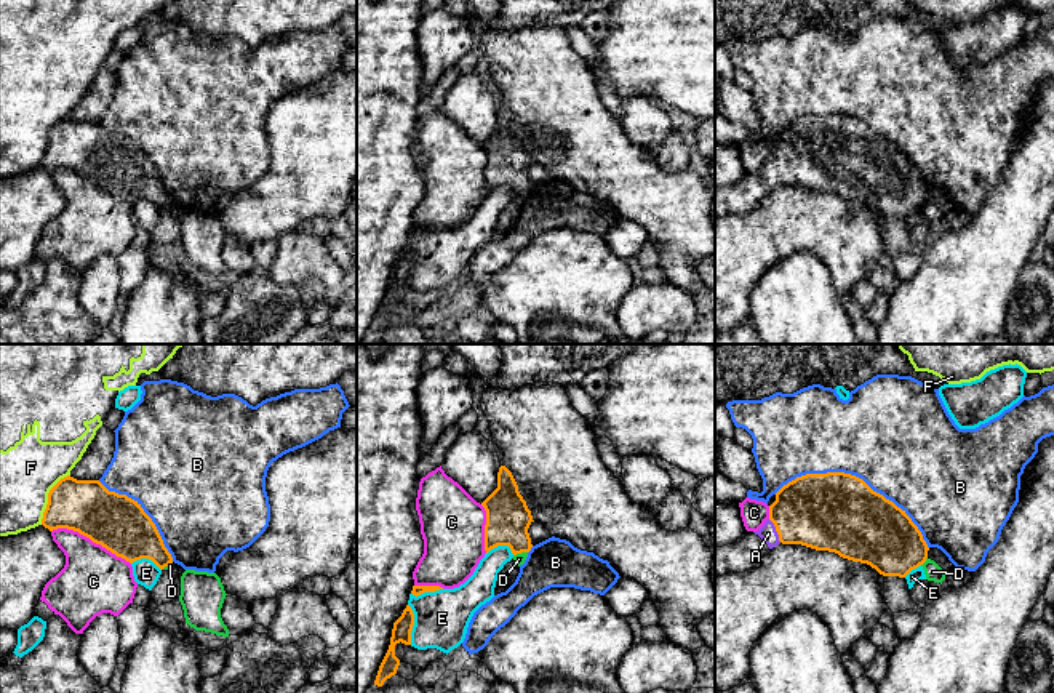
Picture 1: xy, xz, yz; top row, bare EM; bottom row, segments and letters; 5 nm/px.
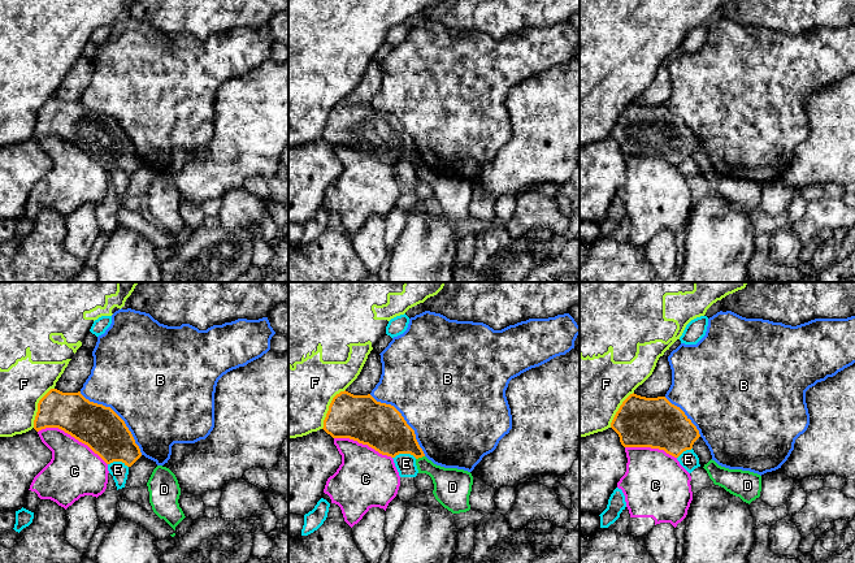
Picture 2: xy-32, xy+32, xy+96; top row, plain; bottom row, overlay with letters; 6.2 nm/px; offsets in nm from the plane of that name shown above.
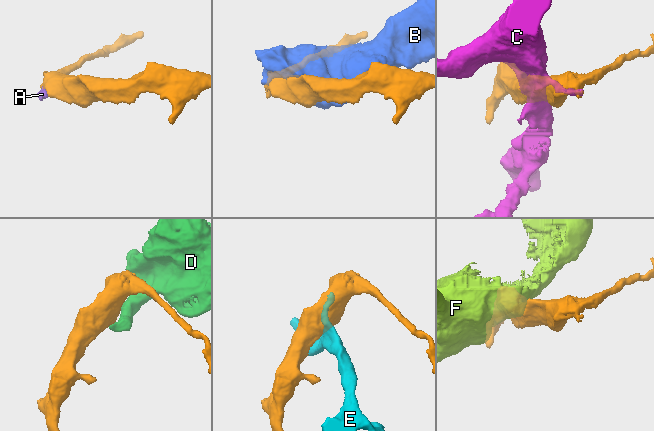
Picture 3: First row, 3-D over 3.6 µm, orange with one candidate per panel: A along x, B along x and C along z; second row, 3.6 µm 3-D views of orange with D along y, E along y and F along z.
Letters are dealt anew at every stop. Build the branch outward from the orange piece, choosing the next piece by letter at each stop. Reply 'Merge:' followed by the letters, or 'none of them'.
Merge: A

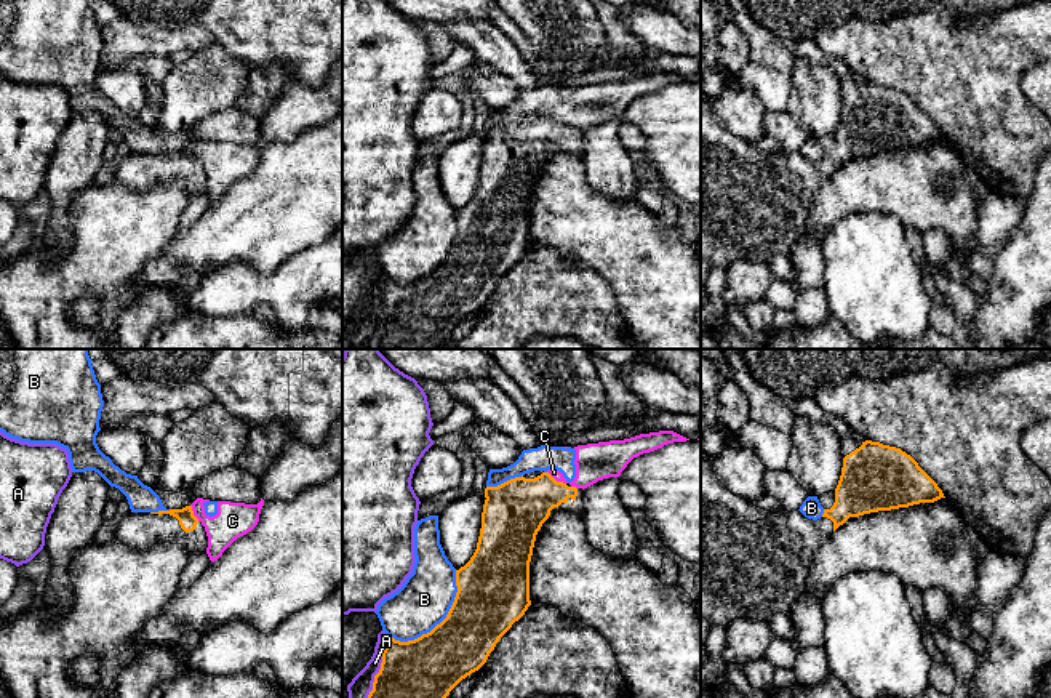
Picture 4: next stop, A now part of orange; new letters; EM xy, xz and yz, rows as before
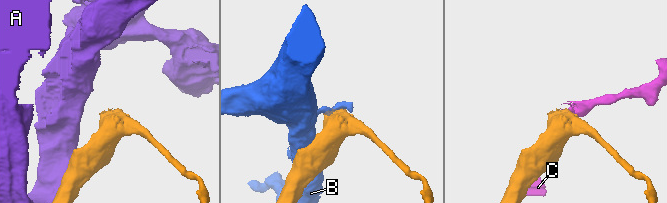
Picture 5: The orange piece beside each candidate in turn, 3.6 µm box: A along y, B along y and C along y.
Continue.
Merge: none of them

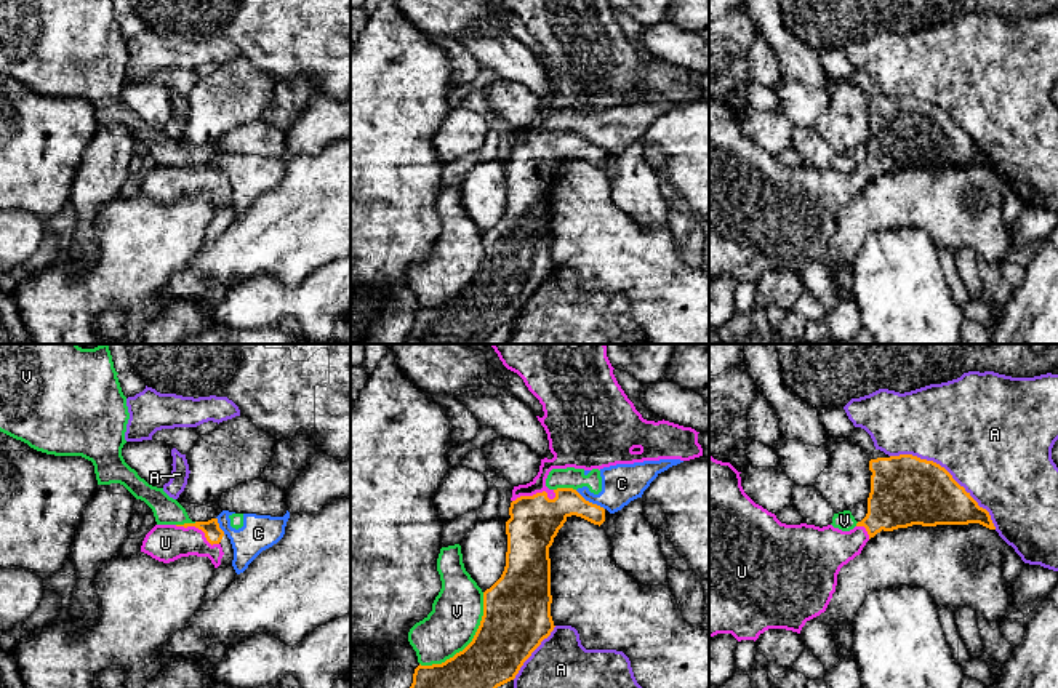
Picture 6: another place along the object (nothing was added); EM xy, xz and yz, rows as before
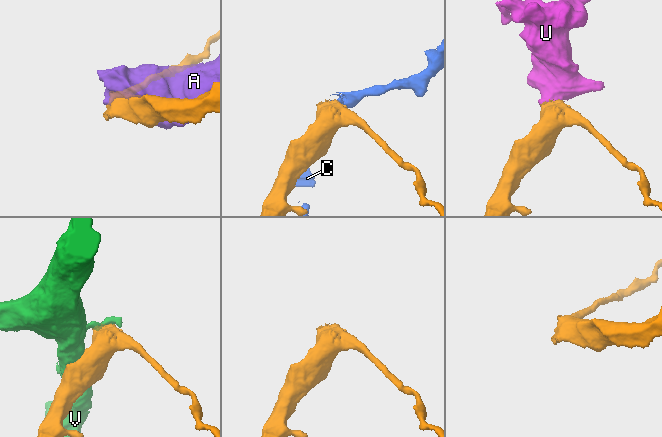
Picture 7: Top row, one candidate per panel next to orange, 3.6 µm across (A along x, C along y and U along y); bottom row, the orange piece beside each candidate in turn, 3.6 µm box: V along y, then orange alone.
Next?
Merge: U

